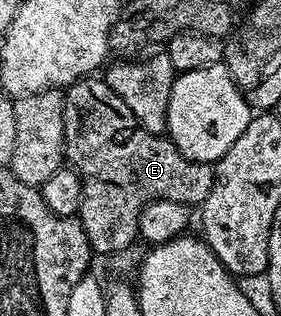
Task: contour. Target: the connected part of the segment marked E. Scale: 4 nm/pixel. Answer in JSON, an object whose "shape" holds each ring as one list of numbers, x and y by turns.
{"shape":[[82,77,67,87,63,96,65,161,79,175,83,184,78,217,95,255,116,254,128,249,139,237,141,213,158,199,174,200,187,206,203,205,213,188,215,167,209,162,190,161,178,152,171,139,149,132,103,77]]}

